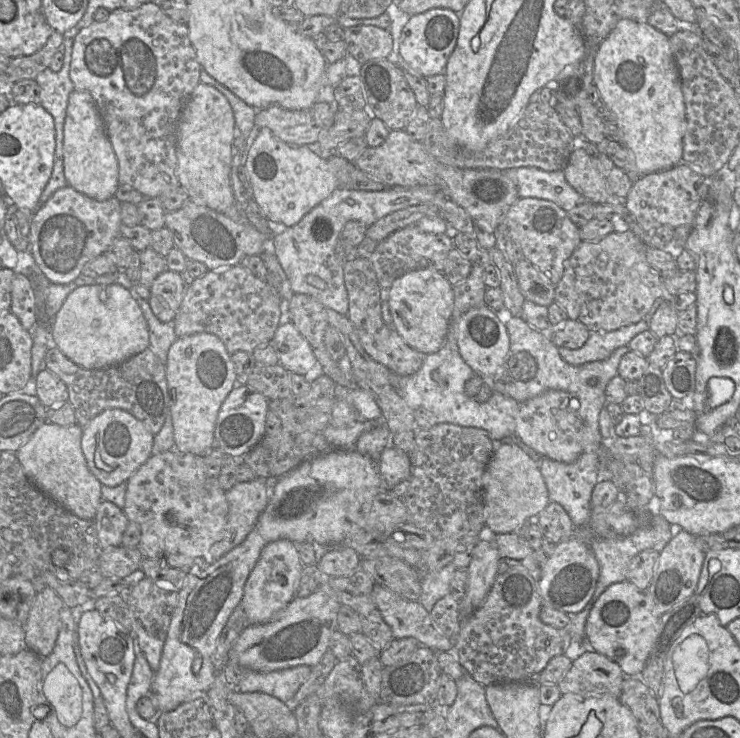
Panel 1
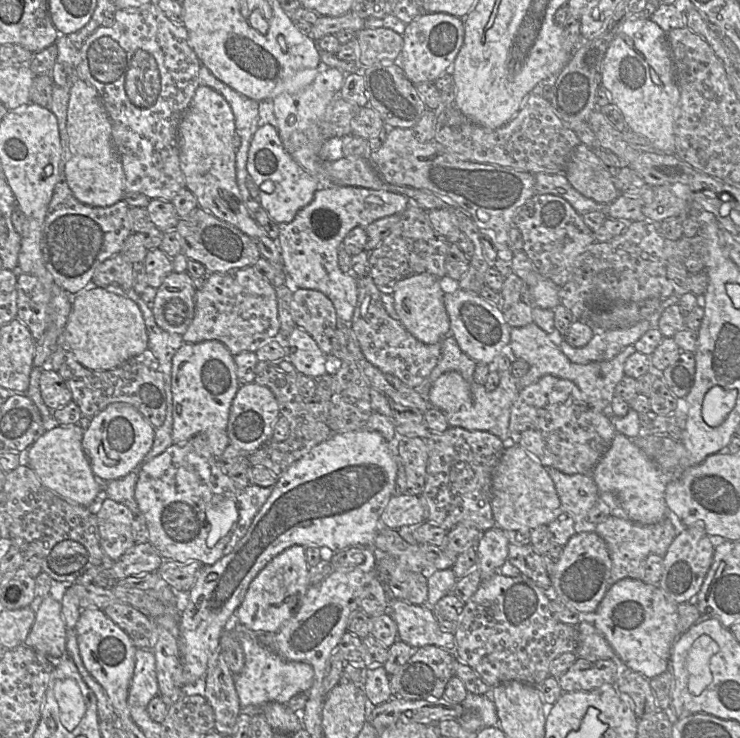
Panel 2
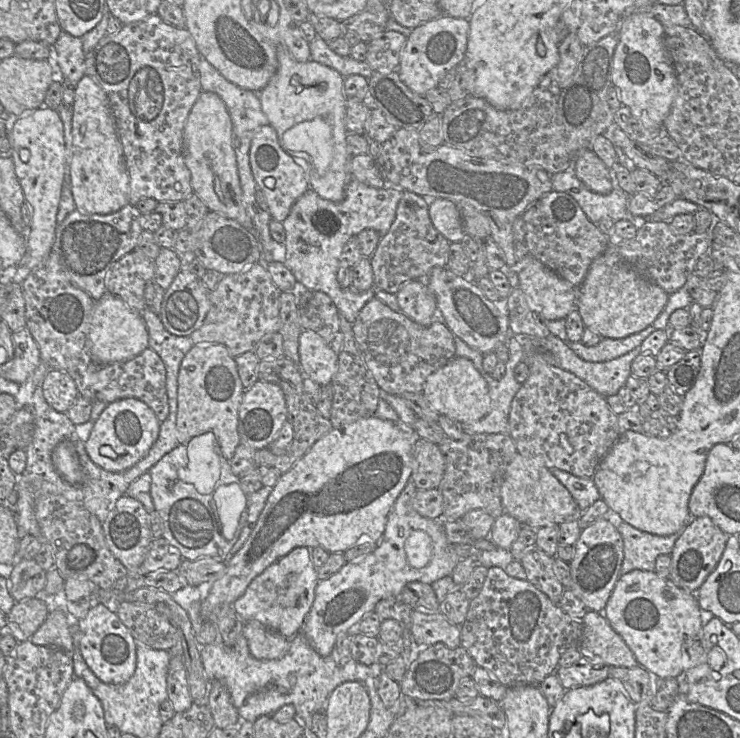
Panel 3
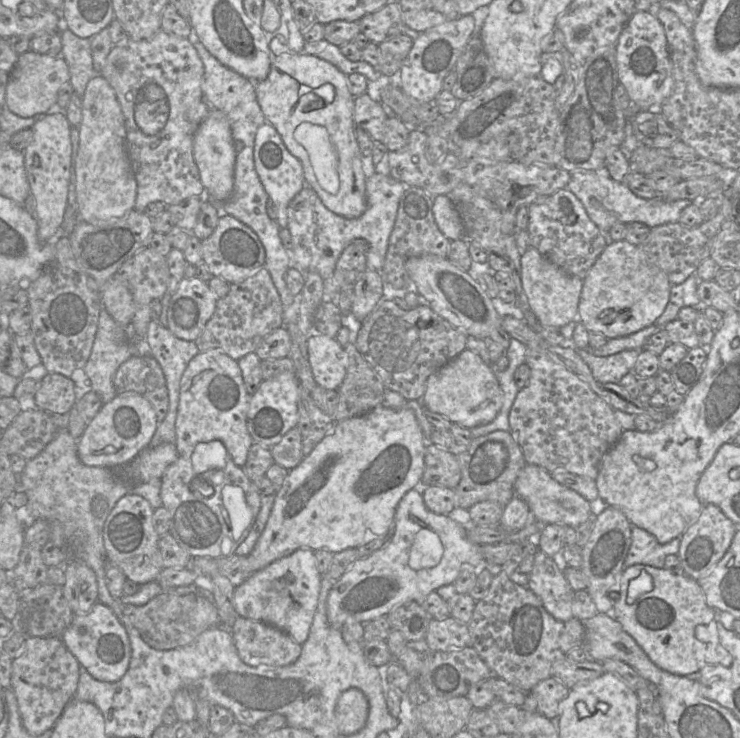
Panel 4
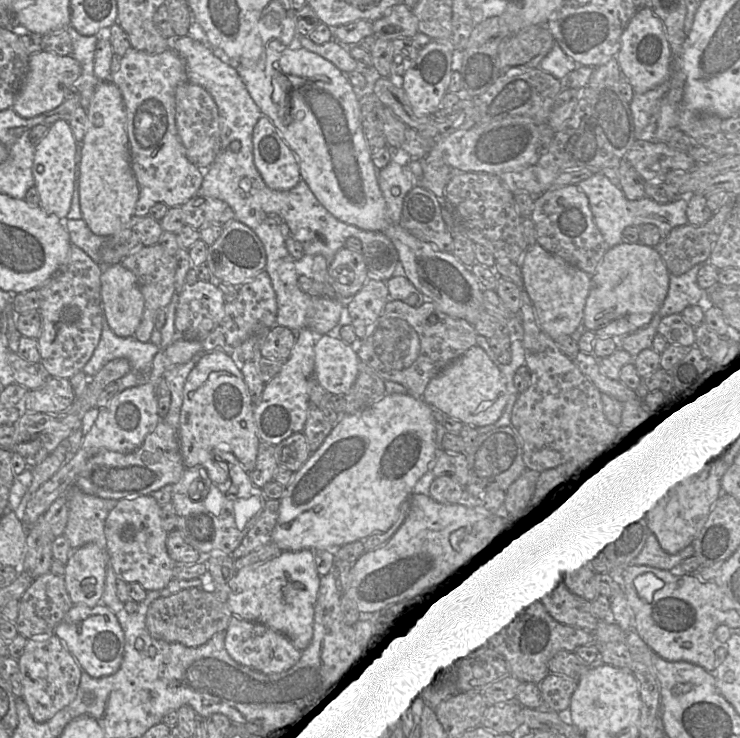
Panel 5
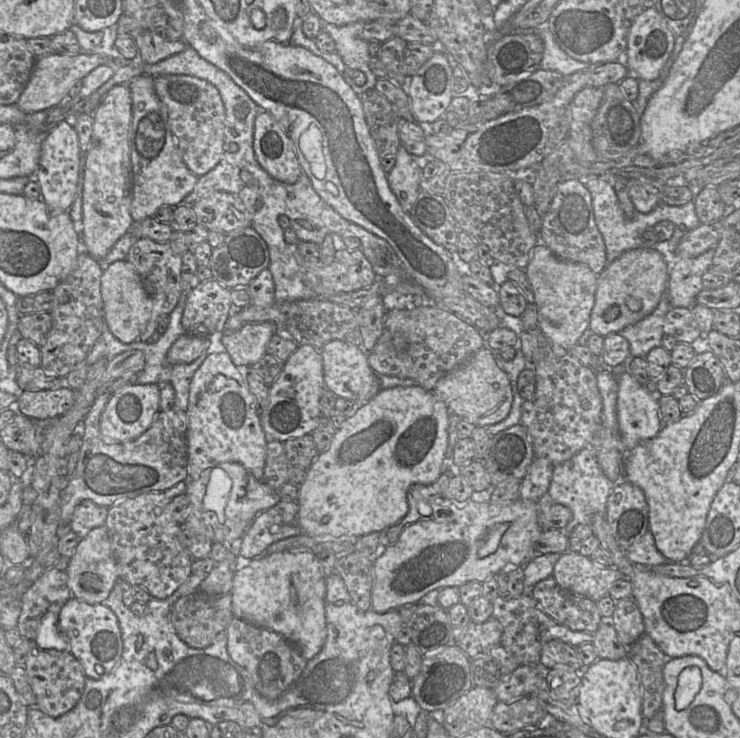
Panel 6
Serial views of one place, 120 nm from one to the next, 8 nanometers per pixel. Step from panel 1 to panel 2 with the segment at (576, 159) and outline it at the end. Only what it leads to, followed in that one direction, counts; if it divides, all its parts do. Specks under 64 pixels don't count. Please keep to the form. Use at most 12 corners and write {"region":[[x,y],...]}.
{"region":[[583,143],[565,176],[579,193],[611,204],[620,195],[607,167]]}

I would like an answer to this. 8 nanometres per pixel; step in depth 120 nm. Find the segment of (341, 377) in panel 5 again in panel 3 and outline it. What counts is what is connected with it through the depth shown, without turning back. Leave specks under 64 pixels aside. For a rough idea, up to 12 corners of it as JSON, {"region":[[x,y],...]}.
{"region":[[312,330],[299,336],[300,370],[332,382],[338,354]]}

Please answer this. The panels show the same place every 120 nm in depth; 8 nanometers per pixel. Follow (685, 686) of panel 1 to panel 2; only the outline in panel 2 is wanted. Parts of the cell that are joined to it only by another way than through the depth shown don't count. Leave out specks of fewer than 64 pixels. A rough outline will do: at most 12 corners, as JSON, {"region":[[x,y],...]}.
{"region":[[706,634],[688,654],[688,689],[699,695],[712,681],[709,659],[718,646]]}

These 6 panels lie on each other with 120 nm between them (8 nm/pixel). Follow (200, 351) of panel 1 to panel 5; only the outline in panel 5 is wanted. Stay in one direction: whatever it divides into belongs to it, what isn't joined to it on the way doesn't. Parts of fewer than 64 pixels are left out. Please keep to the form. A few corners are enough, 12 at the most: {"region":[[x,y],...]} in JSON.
{"region":[[205,351],[183,391],[186,468],[216,475],[233,453],[255,468],[260,439],[240,364]]}

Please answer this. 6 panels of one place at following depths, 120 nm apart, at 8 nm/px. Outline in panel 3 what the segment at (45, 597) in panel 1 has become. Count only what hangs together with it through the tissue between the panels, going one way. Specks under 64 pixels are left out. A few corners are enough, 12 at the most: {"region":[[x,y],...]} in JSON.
{"region":[[64,609],[48,612],[29,639],[71,656],[69,616]]}

